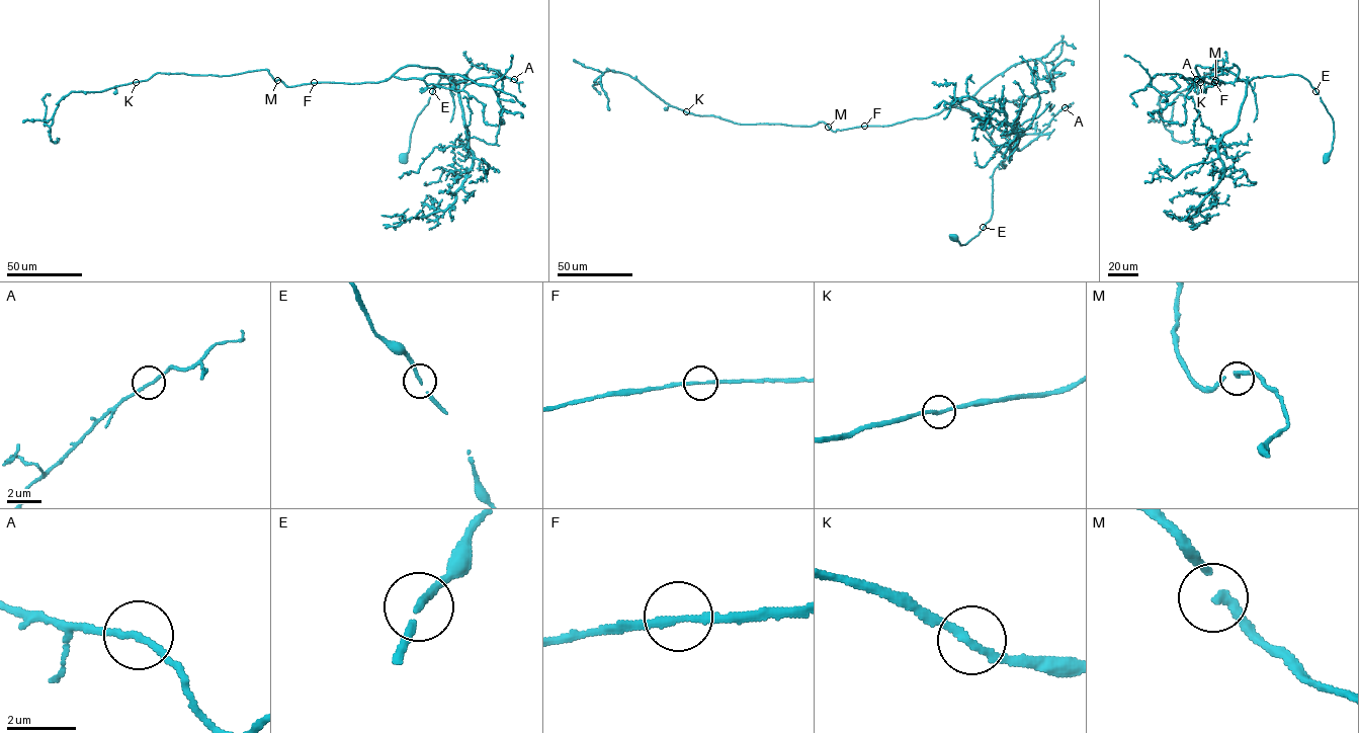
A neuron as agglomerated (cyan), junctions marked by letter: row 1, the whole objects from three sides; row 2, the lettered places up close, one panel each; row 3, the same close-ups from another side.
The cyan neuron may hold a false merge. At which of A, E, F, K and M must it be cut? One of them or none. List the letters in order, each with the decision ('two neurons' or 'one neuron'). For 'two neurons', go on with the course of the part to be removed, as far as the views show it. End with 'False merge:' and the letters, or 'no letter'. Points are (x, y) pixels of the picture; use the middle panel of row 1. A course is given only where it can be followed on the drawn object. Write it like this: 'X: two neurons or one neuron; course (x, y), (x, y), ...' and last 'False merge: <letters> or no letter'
A: one neuron
E: one neuron
F: one neuron
K: one neuron
M: one neuron
False merge: no letter

